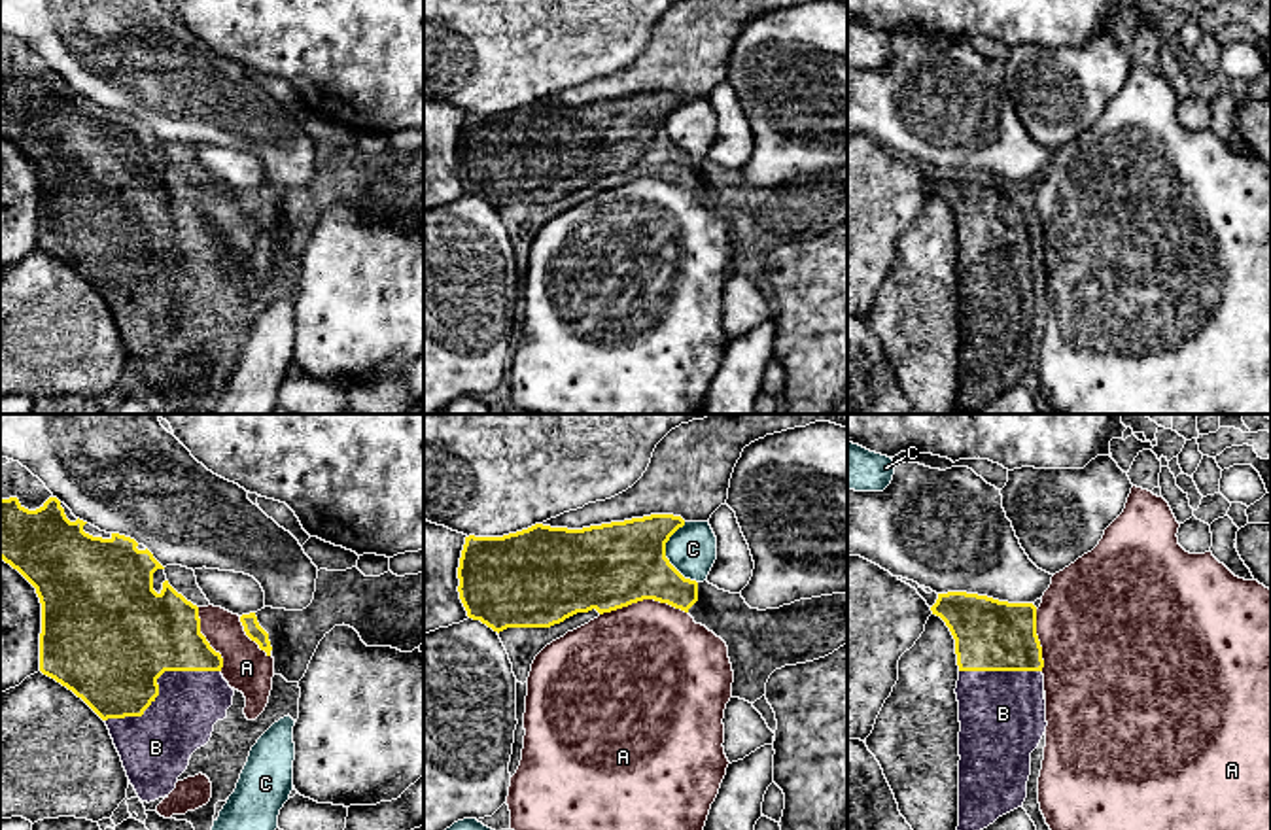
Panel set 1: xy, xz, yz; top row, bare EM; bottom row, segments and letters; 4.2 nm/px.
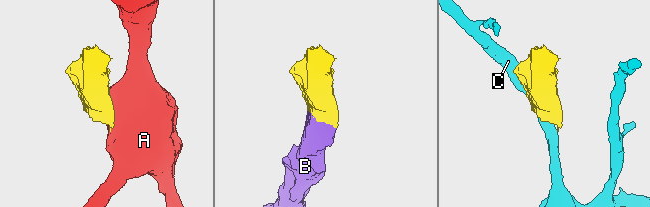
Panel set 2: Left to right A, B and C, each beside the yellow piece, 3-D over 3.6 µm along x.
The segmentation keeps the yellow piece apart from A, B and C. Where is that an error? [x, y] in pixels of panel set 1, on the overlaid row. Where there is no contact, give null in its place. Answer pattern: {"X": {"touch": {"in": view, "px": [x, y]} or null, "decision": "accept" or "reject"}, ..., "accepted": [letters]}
{"A": {"touch": {"in": "xz", "px": [644, 598]}, "decision": "reject"}, "B": {"touch": {"in": "xy", "px": [157, 685]}, "decision": "accept"}, "C": {"touch": {"in": "xz", "px": [664, 556]}, "decision": "reject"}, "accepted": ["B"]}

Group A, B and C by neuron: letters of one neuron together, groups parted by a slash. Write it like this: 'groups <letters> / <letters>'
groups A / B / C

